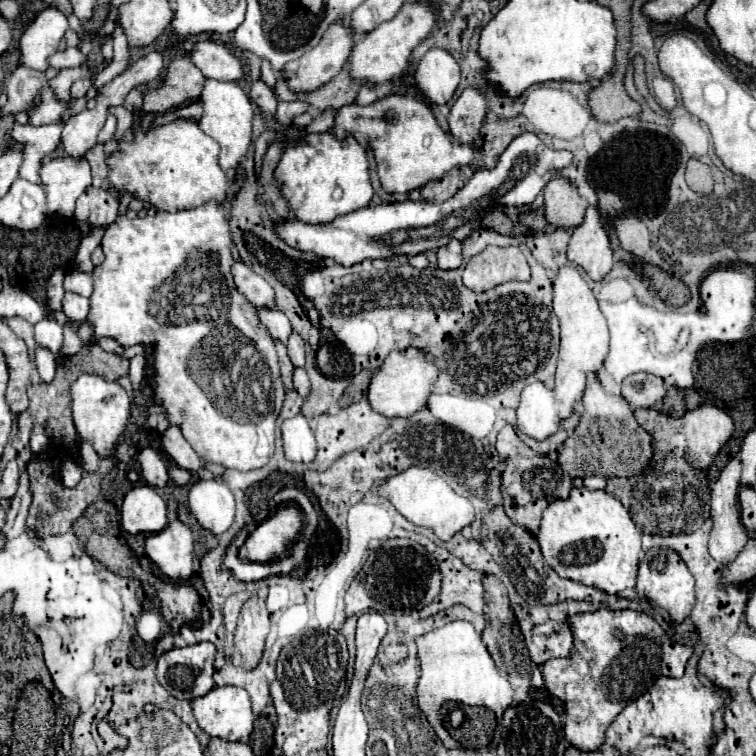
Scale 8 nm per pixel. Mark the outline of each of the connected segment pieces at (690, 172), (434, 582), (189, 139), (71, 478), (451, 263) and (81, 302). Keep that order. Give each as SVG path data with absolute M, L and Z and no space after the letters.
M688 164L686 182L698 196L710 196L714 190L714 178L708 164Z
M392 538L386 542L386 546L380 546L378 550L370 552L368 560L372 560L372 564L368 564L366 568L362 568L358 572L358 576L354 578L354 582L350 584L348 592L346 592L346 618L356 616L356 614L364 614L370 610L382 612L382 614L410 614L410 612L418 612L422 608L426 608L442 590L442 576L440 576L440 568L436 558L418 542L410 540L410 538Z
M176 120L148 132L138 128L132 144L118 144L120 150L106 158L106 164L108 178L120 192L132 192L134 198L150 202L164 212L190 210L208 200L224 200L228 180L218 166L220 146L198 124Z
M66 458L60 466L60 480L66 488L74 488L82 478L82 466L74 458Z
M452 240L452 244L438 250L438 266L442 270L456 270L462 264L462 244Z
M66 292L64 296L64 314L72 320L86 320L90 310L90 302L88 298L74 294L74 292Z

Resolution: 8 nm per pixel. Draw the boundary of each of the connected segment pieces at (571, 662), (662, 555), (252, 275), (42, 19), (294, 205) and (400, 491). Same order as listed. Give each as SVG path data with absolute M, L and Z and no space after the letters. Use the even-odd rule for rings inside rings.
M598 608L594 612L578 612L568 616L568 624L574 636L574 648L568 658L552 658L542 664L544 687L556 698L566 704L566 722L564 732L568 744L584 752L598 752L604 744L606 728L612 720L638 696L642 696L654 680L660 676L676 676L684 674L684 666L692 656L694 648L680 644L668 636L668 632L648 614L634 612L634 610L608 610Z
M650 548L638 570L638 580L636 580L636 592L642 598L654 600L660 608L668 610L672 622L680 624L686 616L690 616L694 604L696 604L696 592L694 592L694 576L690 574L688 566L680 558L680 554L672 548Z
M234 262L232 274L234 274L234 282L236 282L238 290L240 290L256 308L276 310L274 288L272 288L262 276L258 276L256 272L252 272L252 268L248 268L244 262Z
M56 8L42 10L24 30L20 38L22 64L44 72L48 68L48 54L58 50L58 42L68 30L66 16Z
M328 132L308 134L288 144L276 168L276 178L282 184L282 194L294 216L306 224L322 224L370 204L374 190L368 166L364 148L352 136L340 142Z
M412 466L408 470L388 478L386 484L380 486L380 496L390 500L396 506L396 510L406 520L410 520L412 524L434 530L434 534L442 542L446 542L452 536L456 536L462 528L470 526L474 522L474 518L476 518L472 504L464 496L456 494L436 472L432 472L428 468Z

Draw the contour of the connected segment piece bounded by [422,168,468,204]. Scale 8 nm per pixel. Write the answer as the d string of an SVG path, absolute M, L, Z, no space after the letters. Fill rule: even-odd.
M452 168L442 180L432 180L422 186L422 198L430 202L444 202L452 198L464 184L468 182L468 174L464 168Z

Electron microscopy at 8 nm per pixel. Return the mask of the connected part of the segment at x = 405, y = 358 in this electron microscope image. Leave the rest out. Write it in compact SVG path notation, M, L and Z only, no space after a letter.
M392 352L386 362L380 366L378 374L374 374L368 388L368 402L382 416L412 416L428 404L432 394L432 386L440 376L440 368L428 354L418 354L410 358L406 352Z

